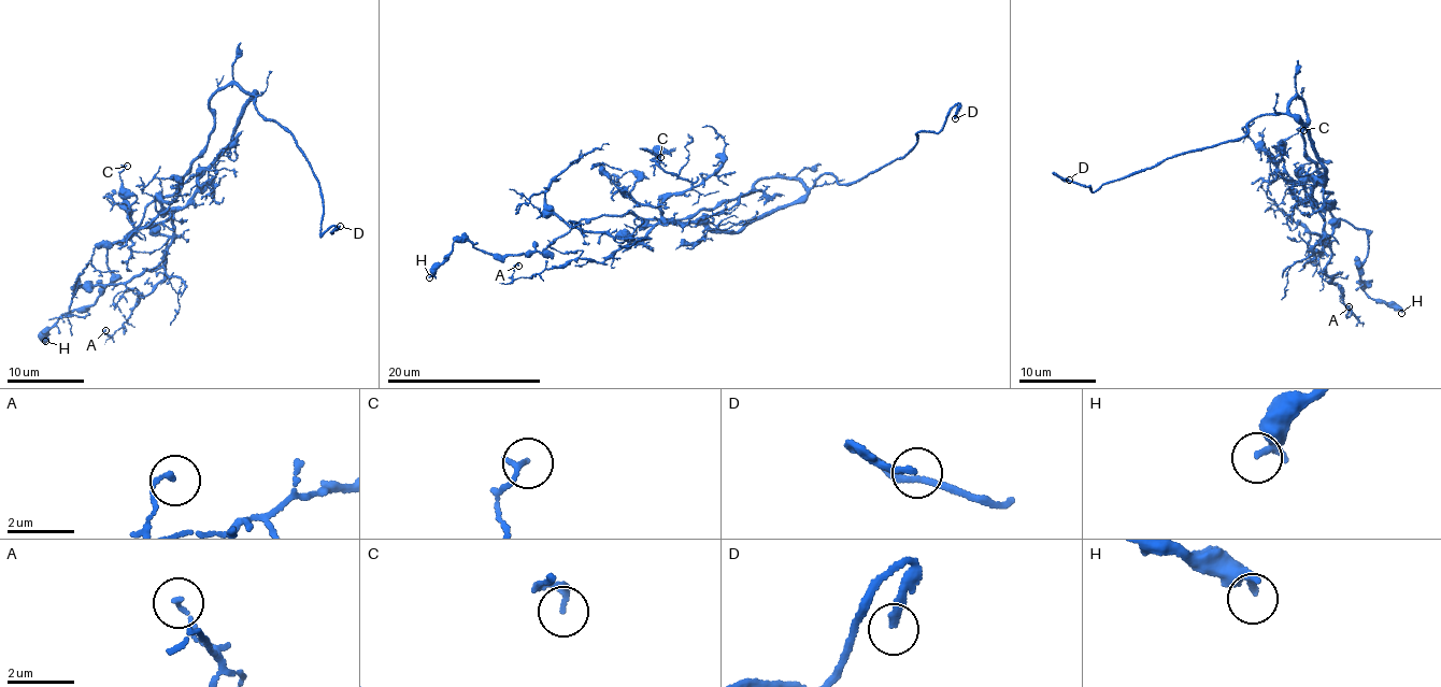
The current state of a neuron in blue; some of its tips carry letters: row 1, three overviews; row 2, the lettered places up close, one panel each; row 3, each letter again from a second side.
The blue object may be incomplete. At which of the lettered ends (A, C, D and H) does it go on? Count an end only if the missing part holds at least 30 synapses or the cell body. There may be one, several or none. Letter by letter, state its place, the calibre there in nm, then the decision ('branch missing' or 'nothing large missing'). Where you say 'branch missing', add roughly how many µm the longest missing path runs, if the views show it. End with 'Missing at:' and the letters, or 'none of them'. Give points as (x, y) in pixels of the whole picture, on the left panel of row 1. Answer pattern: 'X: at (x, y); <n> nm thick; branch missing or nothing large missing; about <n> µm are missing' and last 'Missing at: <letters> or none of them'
A: at (105, 330); 130 nm thick; nothing large missing
C: at (127, 166); 150 nm thick; nothing large missing
D: at (340, 226); 200 nm thick; branch missing; about 30 µm are missing
H: at (45, 341); 200 nm thick; nothing large missing
Missing at: D

